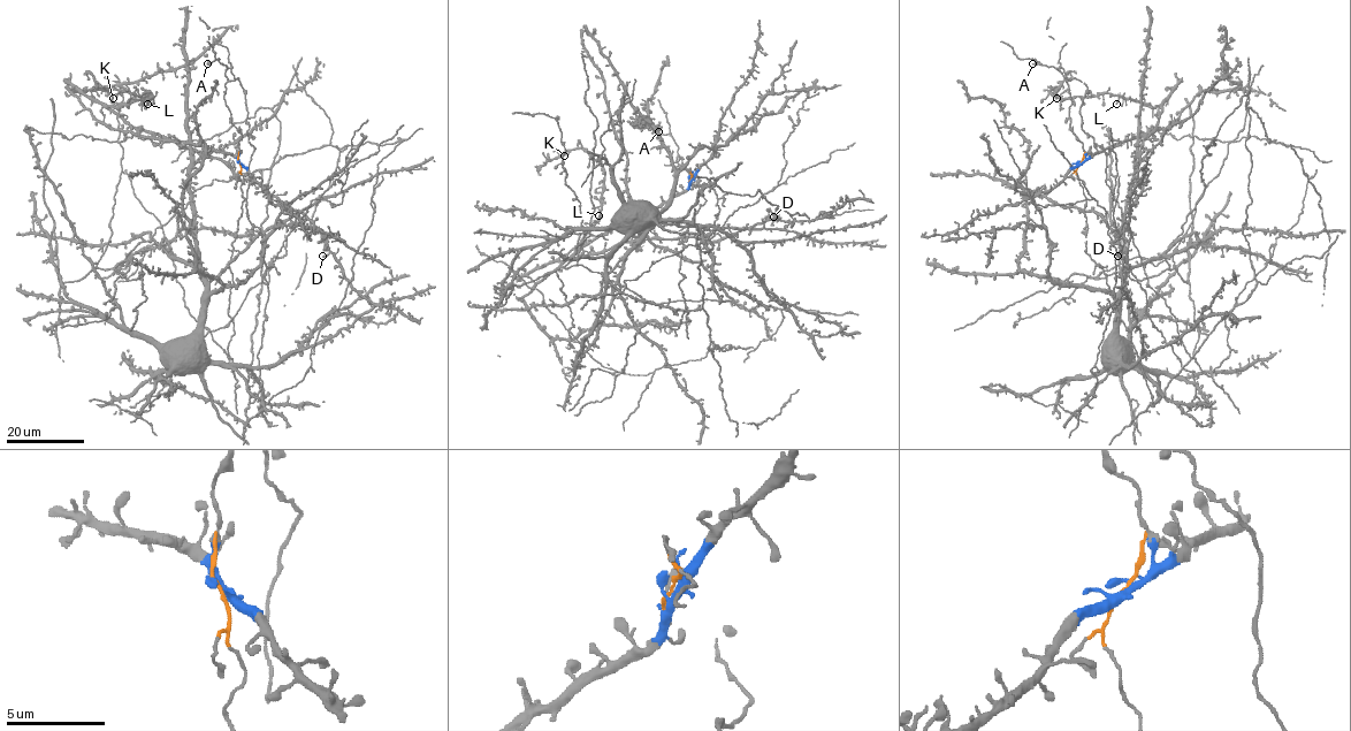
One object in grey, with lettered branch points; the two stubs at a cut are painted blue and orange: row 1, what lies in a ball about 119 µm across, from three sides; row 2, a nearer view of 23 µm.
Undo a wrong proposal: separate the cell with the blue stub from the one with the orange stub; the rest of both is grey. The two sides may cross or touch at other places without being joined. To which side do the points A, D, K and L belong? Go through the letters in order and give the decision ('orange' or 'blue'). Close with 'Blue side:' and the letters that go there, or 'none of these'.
A: orange
D: blue
K: blue
L: blue
Blue side: D, K, L

